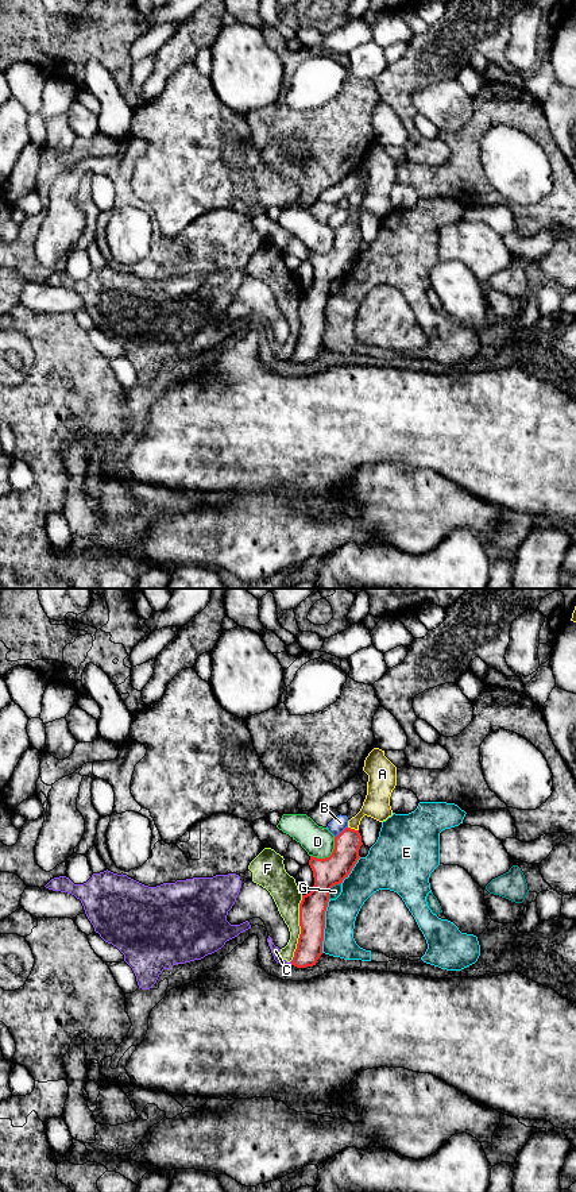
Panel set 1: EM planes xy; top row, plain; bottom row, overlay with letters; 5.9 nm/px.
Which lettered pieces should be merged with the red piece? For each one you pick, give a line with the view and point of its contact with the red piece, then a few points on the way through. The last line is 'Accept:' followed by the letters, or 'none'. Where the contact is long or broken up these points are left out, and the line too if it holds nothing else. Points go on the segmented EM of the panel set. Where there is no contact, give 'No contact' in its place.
A: Touches red at xy (354, 829). Path across: xy (336, 867), (346, 855), (354, 829), (354, 822), (377, 805)
Accept: A

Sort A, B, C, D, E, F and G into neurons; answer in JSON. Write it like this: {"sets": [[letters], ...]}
{"sets": [["A"], ["B"], ["C", "F"], ["D"], ["E"], ["G"]]}

